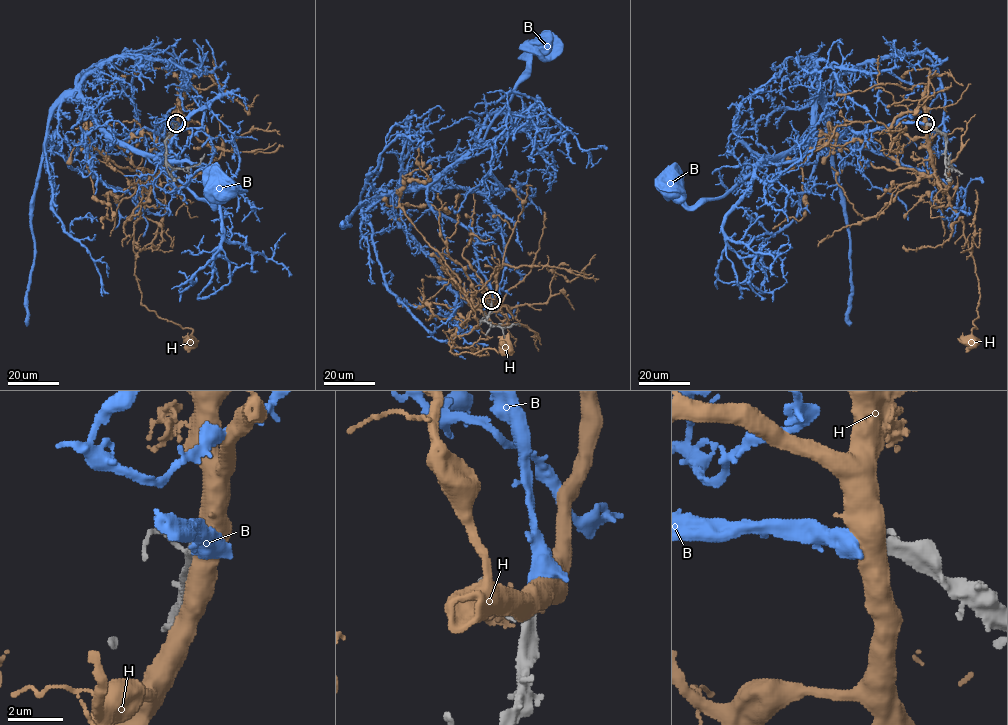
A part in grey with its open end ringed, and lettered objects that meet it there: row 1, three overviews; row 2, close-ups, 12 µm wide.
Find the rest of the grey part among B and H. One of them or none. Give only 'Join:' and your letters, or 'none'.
Join: B

